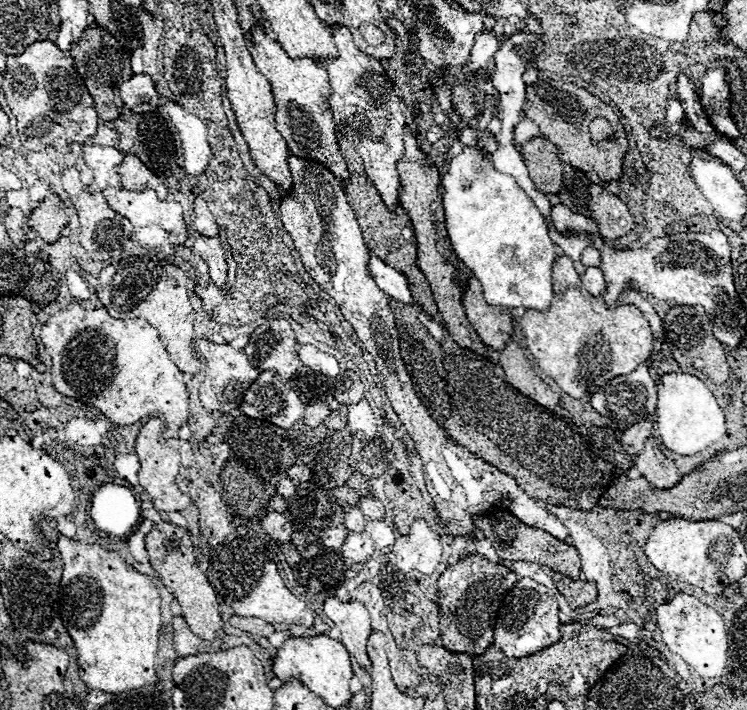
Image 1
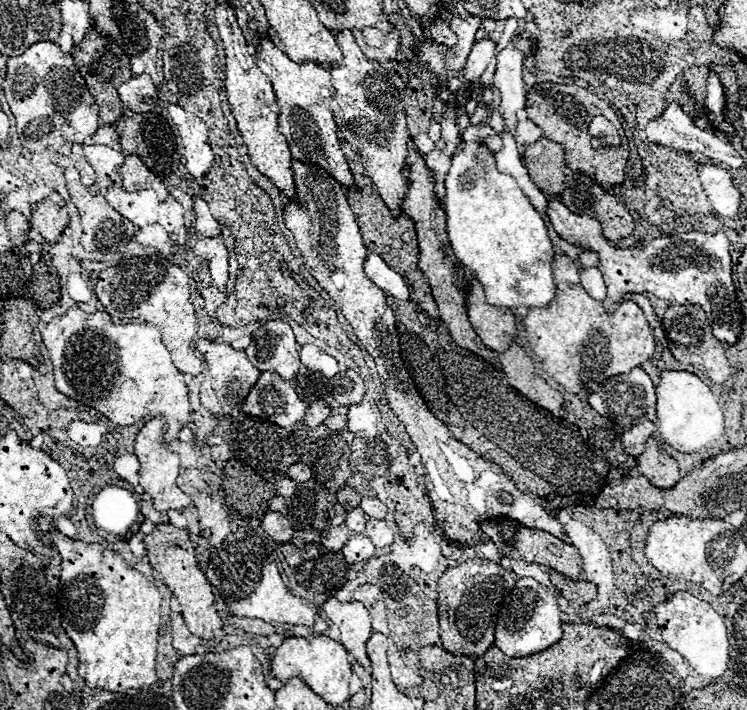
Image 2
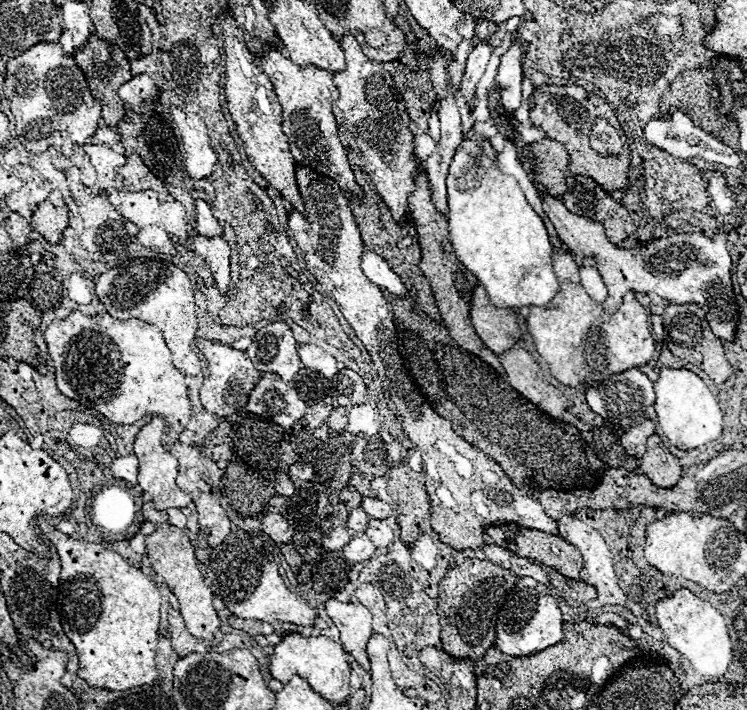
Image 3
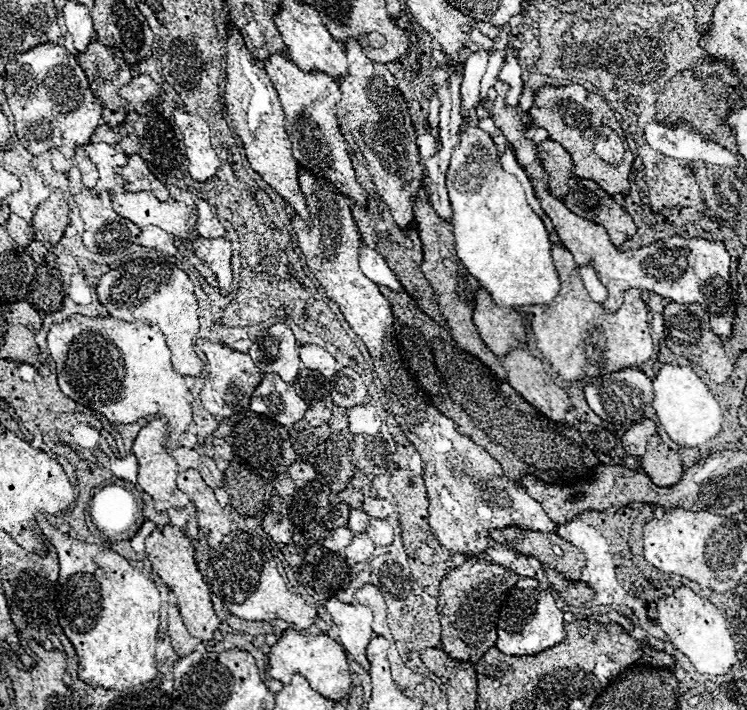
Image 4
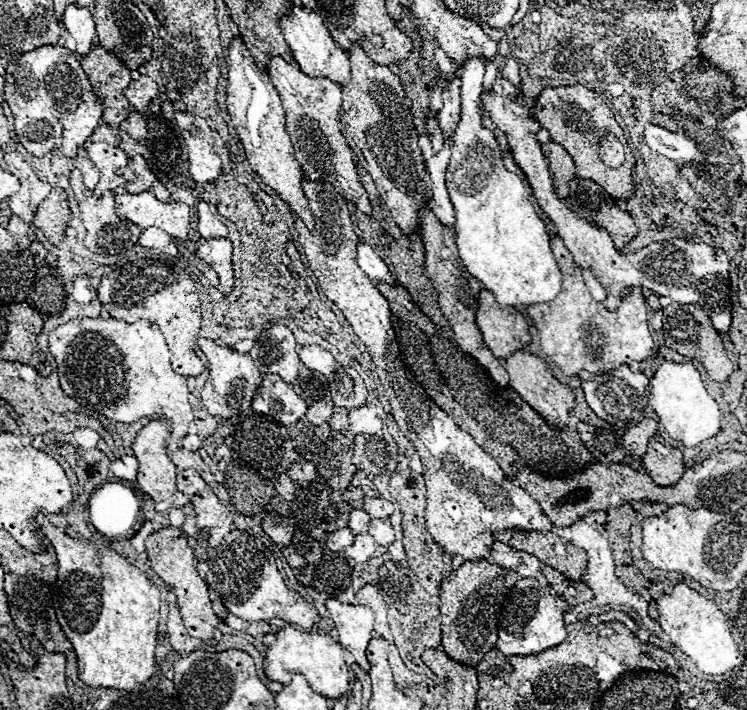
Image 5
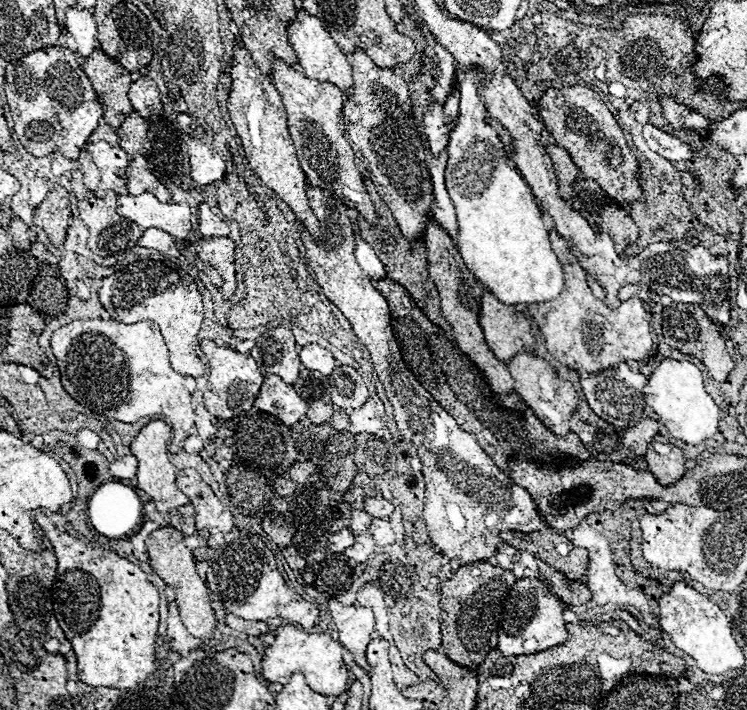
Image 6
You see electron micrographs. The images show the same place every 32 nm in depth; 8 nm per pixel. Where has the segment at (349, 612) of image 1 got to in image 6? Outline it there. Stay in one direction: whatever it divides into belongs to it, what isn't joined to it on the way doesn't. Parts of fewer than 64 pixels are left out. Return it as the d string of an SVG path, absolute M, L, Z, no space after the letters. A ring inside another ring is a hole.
M328 600L330 616L338 630L338 640L344 648L348 648L362 670L370 670L366 660L366 646L372 640L374 632L374 614L364 606L344 606L338 600Z

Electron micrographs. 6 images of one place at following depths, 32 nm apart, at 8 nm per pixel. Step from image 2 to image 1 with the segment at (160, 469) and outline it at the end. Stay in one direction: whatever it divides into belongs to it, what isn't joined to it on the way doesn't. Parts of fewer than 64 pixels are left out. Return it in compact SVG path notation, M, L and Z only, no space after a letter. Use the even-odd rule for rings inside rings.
M144 426L136 438L136 454L140 460L140 486L146 490L146 494L152 498L152 504L156 510L160 512L168 512L168 510L184 510L190 506L190 498L180 492L180 488L176 486L176 476L180 470L180 454L176 450L170 450L166 446L162 446L160 436L156 436L156 426Z

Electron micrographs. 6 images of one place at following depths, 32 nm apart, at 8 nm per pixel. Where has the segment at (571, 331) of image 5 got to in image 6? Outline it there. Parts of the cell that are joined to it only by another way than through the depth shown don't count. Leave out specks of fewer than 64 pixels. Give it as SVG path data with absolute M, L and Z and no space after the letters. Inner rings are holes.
M556 230L550 232L550 242L562 264L564 290L554 300L528 306L528 312L534 316L542 336L546 338L546 350L552 352L558 362L568 366L580 364L588 372L600 372L618 362L648 360L654 344L642 300L631 298L614 310L608 308L592 294L584 268L578 264L566 240Z

